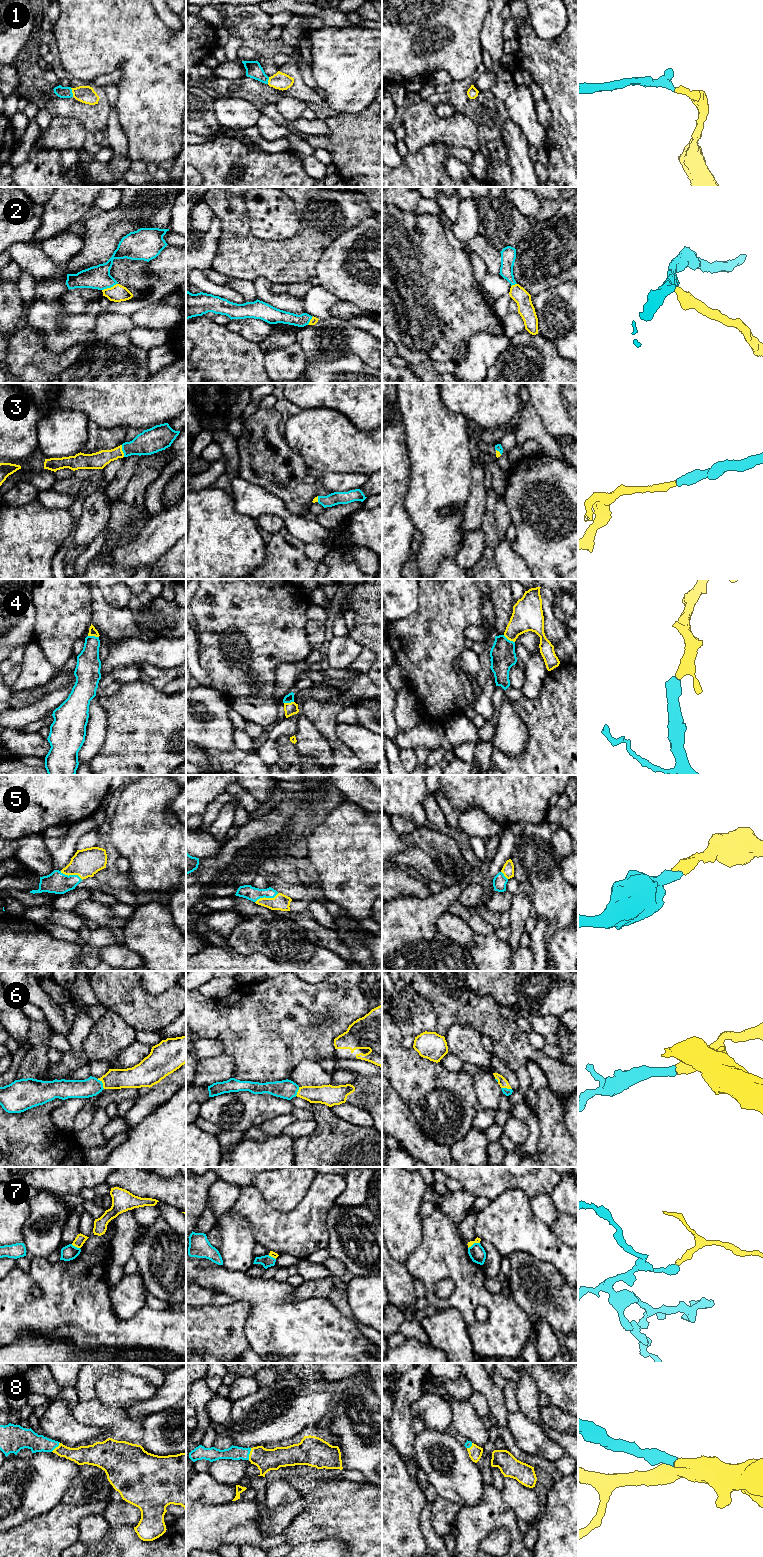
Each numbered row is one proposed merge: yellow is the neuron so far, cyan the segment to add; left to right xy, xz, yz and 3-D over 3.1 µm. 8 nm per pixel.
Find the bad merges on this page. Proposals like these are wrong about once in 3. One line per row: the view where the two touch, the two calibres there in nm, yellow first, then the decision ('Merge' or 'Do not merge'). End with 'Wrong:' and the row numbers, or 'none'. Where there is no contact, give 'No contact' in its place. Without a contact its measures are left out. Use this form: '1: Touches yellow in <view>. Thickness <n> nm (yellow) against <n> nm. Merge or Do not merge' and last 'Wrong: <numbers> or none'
1: Touches yellow in xy. Thickness 140 nm (yellow) against 100 nm. Merge
2: Touches yellow in xy. Thickness 140 nm (yellow) against 190 nm. Merge
3: Touches yellow in xy. Thickness 140 nm (yellow) against 200 nm. Merge
4: Touches yellow in yz. Thickness 240 nm (yellow) against 200 nm. Merge
5: Touches yellow in xz. Thickness 130 nm (yellow) against 110 nm. Merge
6: Touches yellow in xy. Thickness 160 nm (yellow) against 150 nm. Merge
7: Touches yellow in xy. Thickness 80 nm (yellow) against 120 nm. Do not merge
8: Touches yellow in xz. Thickness 180 nm (yellow) against 110 nm. Merge
Wrong: 7

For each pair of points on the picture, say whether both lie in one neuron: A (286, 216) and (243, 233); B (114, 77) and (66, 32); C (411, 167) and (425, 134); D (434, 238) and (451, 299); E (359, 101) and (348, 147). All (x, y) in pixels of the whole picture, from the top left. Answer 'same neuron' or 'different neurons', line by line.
A: different neurons
B: different neurons
C: different neurons
D: same neuron
E: different neurons

